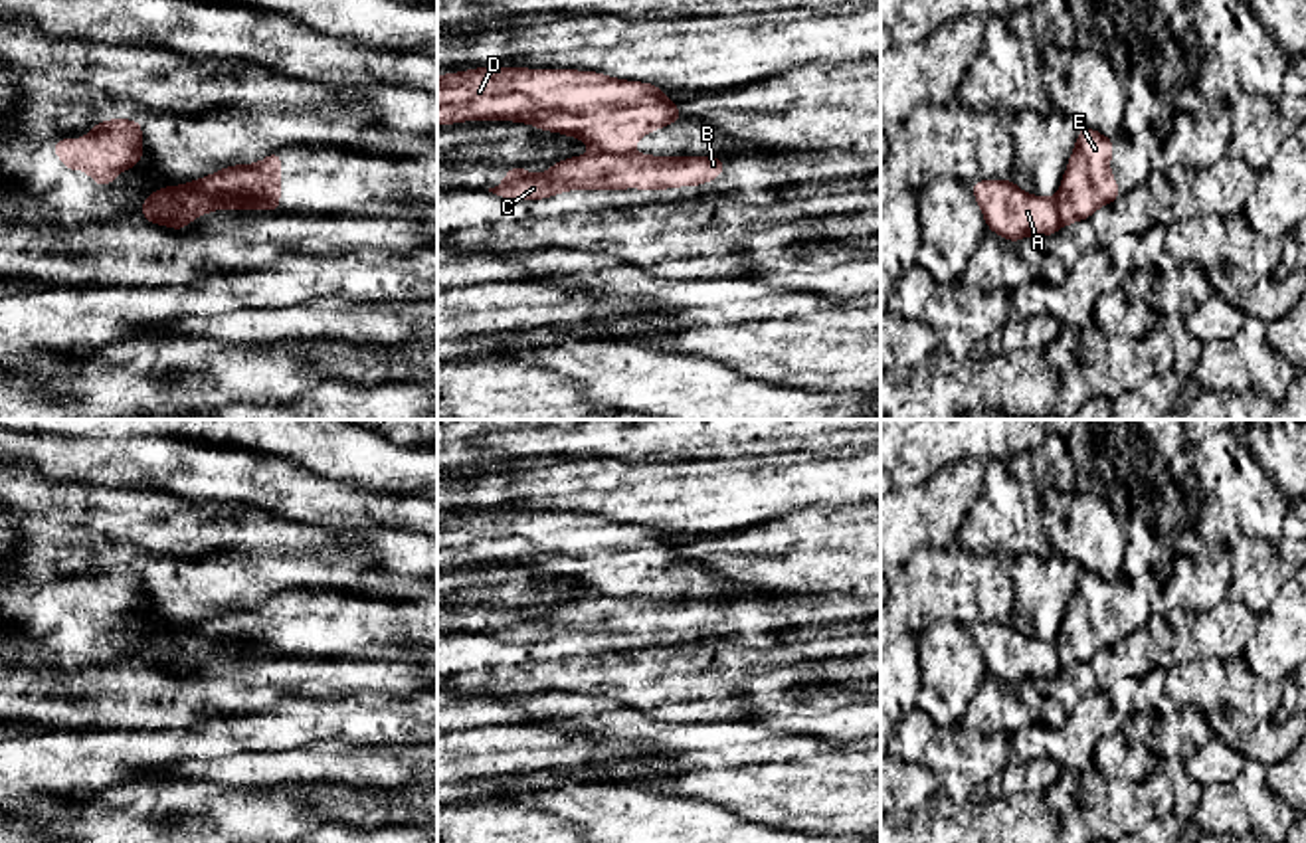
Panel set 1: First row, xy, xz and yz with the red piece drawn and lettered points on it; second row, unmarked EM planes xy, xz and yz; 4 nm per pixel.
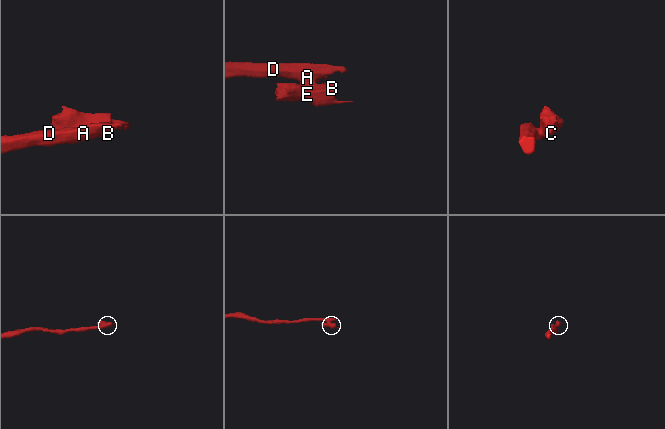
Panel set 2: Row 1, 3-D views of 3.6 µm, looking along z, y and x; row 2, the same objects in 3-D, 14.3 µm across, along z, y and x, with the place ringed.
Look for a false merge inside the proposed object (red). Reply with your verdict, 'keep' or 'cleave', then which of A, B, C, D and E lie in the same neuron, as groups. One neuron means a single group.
cleave | A D / B C E

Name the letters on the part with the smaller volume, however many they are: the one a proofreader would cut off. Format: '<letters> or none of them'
B, C, E

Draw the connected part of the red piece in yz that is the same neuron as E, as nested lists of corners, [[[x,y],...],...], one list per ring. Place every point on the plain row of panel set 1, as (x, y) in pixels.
[[[1080,570],[1055,641],[1061,669],[1088,663],[1100,649],[1120,641],[1120,631],[1110,615],[1112,596],[1110,580]]]

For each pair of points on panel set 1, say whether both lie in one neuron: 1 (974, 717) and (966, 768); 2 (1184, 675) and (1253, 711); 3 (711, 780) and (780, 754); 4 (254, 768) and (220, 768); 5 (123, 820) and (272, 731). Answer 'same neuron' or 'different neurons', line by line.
1: different neurons
2: same neuron
3: same neuron
4: same neuron
5: different neurons

